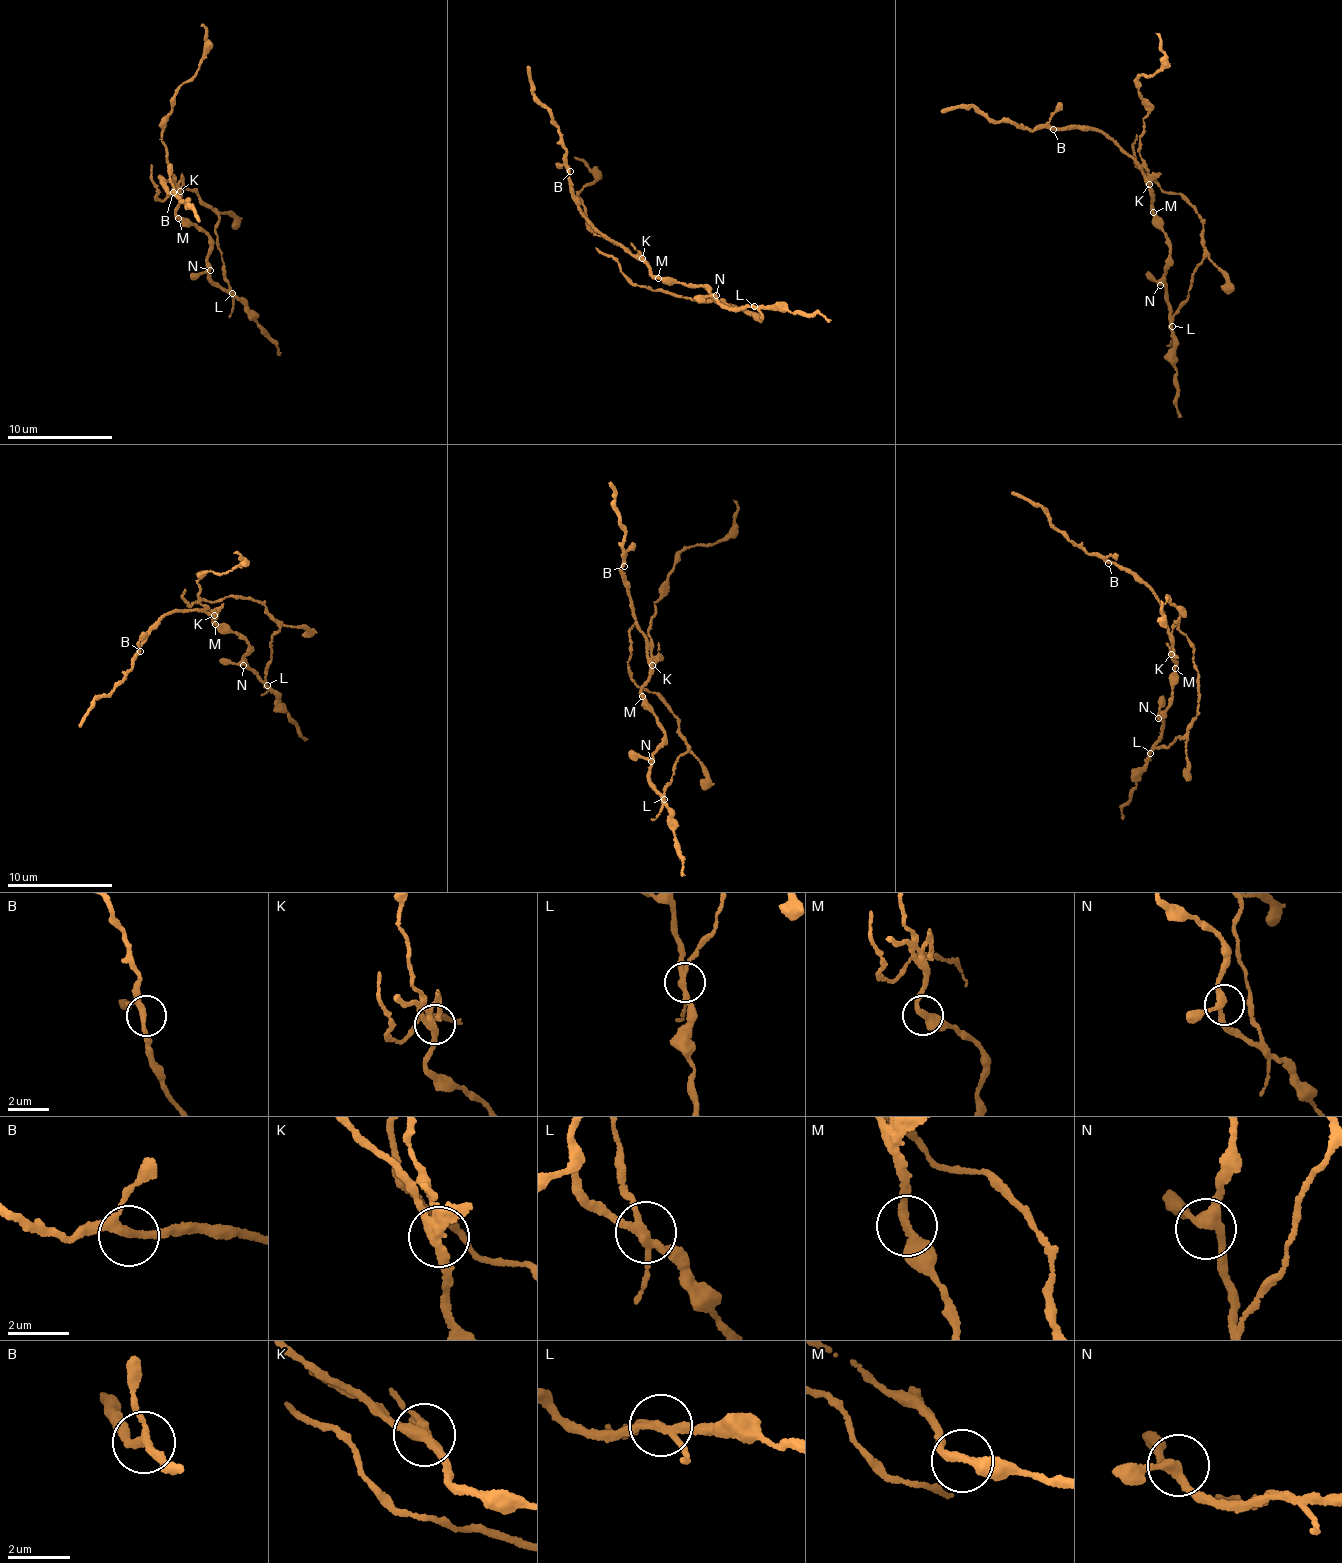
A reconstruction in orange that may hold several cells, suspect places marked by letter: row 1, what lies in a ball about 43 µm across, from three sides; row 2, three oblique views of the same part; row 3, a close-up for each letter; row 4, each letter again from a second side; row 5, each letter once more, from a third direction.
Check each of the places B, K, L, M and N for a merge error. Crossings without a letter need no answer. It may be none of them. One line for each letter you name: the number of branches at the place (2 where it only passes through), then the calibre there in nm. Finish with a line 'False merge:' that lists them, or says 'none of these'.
K: Branches: 3. Thickness 320 nm
L: Branches: 4. Thickness 220 nm
False merge: K, L

